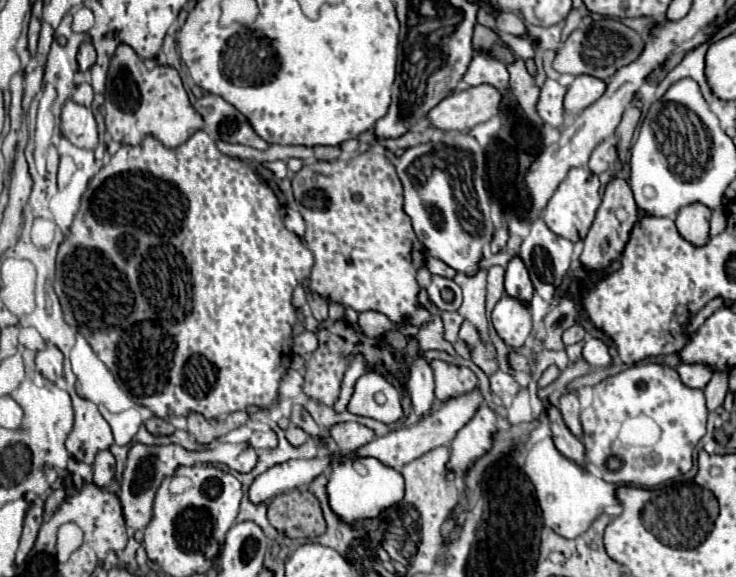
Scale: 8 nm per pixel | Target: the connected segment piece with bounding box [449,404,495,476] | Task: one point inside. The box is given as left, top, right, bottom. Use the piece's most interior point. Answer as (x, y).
(474, 439)

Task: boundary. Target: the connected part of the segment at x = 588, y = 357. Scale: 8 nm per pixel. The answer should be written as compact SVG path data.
M589 338L583 346L583 352L581 352L581 358L593 366L593 368L603 368L611 362L611 354L609 354L609 348L597 340L597 338Z

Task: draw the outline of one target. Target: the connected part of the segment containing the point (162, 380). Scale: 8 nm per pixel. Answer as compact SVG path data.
M201 129L204 132L195 132L179 148L165 148L153 136L147 136L139 146L121 146L117 154L111 156L109 164L91 178L81 198L81 208L69 228L69 236L65 236L57 254L55 292L61 300L65 322L69 326L75 322L93 352L111 370L117 384L131 396L131 400L149 408L163 420L169 420L169 410L175 416L199 412L205 418L217 418L221 414L247 410L249 406L265 408L277 400L277 388L291 356L285 342L291 342L291 330L297 320L295 308L291 306L291 294L295 286L309 276L313 266L313 254L297 234L285 228L279 200L267 182L261 180L249 164L221 154L204 129Z

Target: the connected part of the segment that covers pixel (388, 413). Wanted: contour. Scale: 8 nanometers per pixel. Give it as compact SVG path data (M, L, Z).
M371 370L357 380L347 410L351 414L369 416L383 424L395 424L403 416L401 392L383 374L373 374Z

